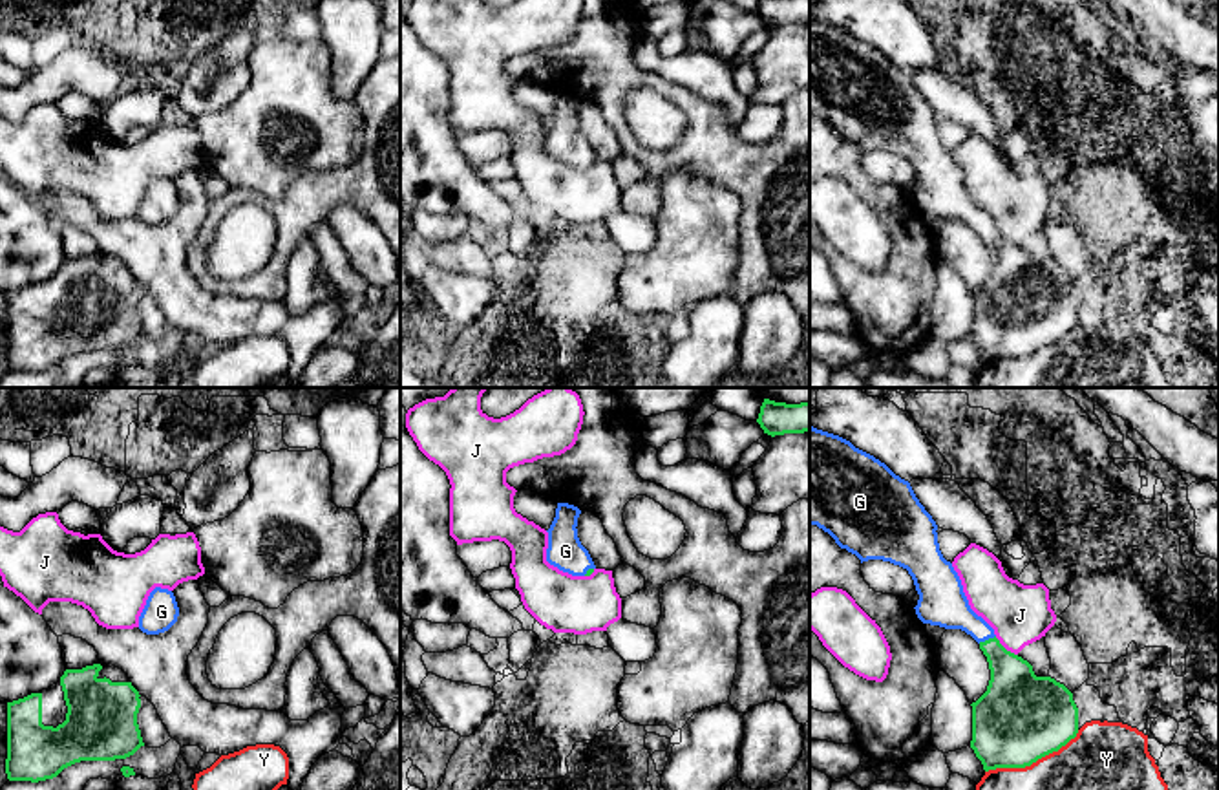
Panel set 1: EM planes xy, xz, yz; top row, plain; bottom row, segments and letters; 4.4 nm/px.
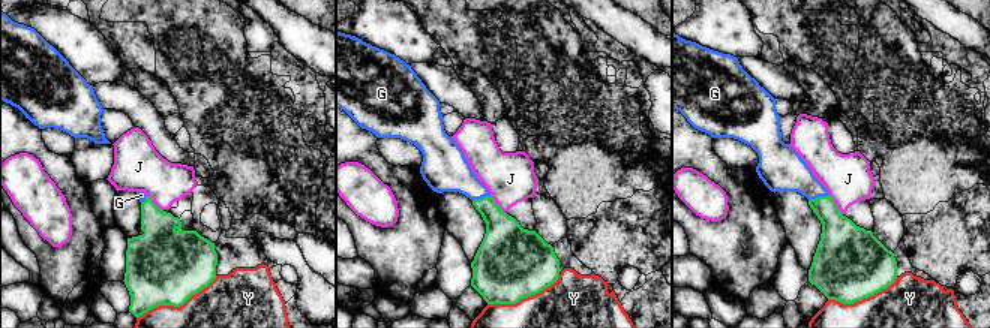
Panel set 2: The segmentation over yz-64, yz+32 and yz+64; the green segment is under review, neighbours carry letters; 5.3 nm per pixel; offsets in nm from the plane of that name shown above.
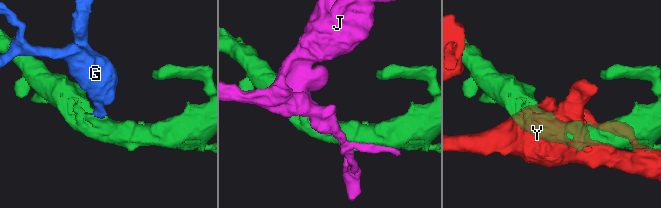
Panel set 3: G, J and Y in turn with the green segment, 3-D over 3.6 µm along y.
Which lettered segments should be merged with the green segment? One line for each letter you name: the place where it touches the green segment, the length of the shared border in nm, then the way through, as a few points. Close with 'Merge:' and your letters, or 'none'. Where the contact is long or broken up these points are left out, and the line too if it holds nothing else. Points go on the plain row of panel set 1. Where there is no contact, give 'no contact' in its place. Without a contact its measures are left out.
G: meets green in yz at (985, 231); contact 90 nm long; runs through yz (1013, 280), (1009, 262), (985, 231), (943, 192)
Merge: G

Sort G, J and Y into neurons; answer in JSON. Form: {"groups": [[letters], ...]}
{"groups": [["G"], ["J"], ["Y"]]}

